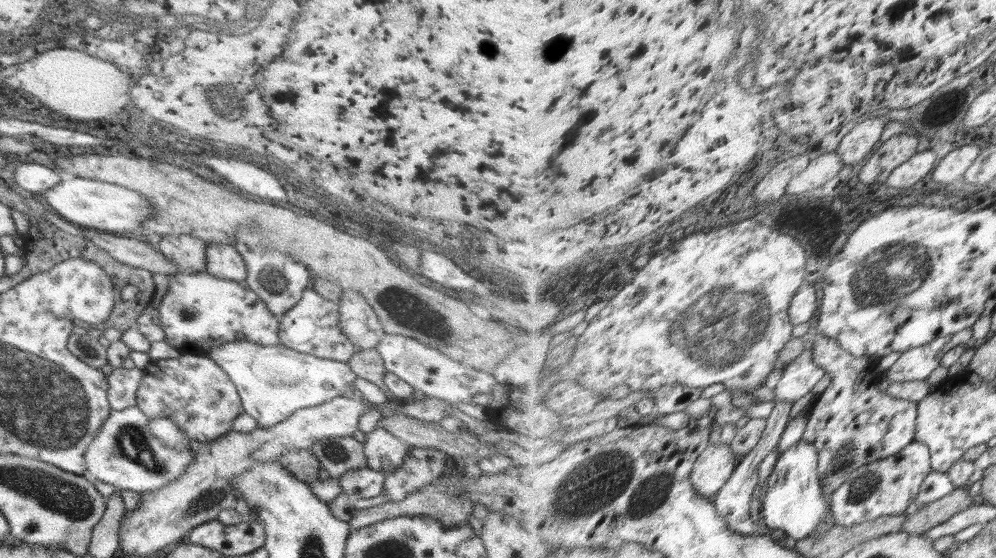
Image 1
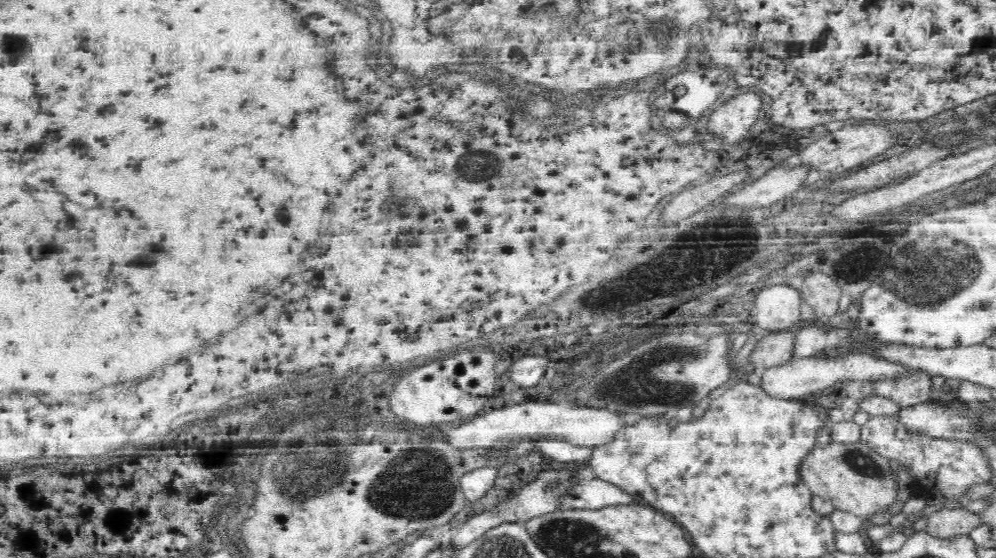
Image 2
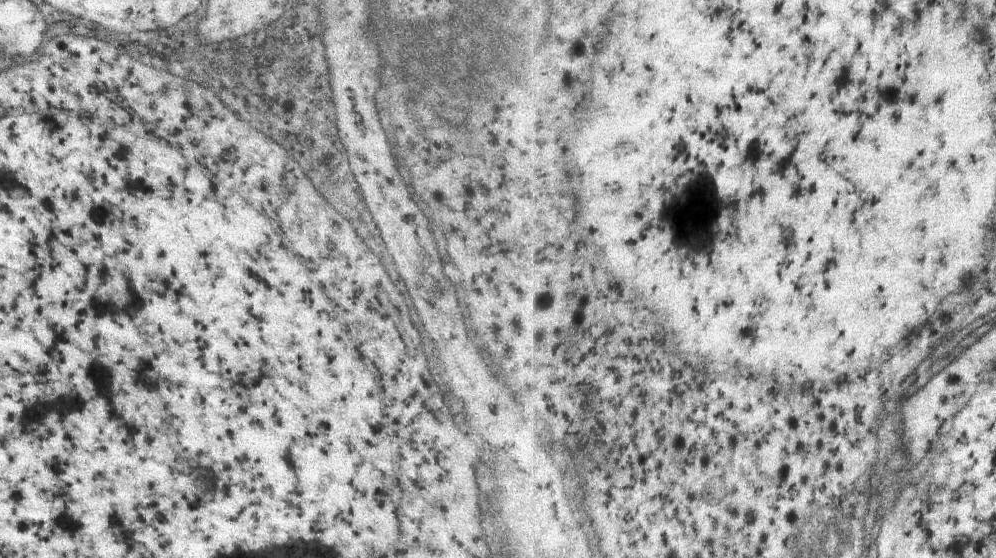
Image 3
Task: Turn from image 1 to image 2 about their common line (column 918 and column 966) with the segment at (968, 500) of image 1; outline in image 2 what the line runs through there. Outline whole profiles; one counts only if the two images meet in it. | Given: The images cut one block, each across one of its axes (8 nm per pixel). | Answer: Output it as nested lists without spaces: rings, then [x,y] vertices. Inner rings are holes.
[[[944,508],[928,516],[924,533],[935,540],[952,540],[969,534],[978,525],[978,517],[973,512],[962,508]]]

